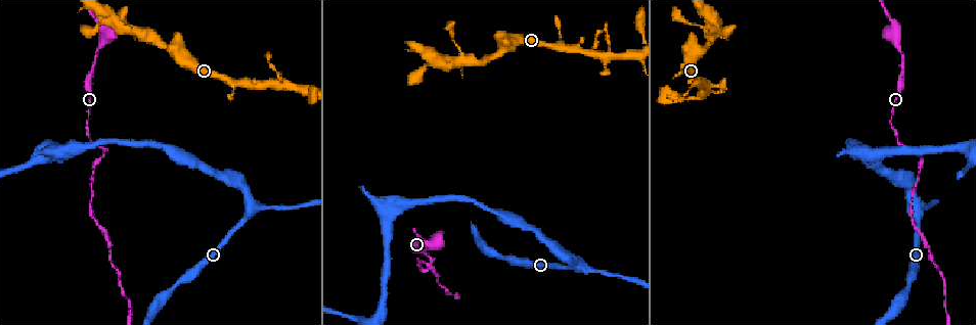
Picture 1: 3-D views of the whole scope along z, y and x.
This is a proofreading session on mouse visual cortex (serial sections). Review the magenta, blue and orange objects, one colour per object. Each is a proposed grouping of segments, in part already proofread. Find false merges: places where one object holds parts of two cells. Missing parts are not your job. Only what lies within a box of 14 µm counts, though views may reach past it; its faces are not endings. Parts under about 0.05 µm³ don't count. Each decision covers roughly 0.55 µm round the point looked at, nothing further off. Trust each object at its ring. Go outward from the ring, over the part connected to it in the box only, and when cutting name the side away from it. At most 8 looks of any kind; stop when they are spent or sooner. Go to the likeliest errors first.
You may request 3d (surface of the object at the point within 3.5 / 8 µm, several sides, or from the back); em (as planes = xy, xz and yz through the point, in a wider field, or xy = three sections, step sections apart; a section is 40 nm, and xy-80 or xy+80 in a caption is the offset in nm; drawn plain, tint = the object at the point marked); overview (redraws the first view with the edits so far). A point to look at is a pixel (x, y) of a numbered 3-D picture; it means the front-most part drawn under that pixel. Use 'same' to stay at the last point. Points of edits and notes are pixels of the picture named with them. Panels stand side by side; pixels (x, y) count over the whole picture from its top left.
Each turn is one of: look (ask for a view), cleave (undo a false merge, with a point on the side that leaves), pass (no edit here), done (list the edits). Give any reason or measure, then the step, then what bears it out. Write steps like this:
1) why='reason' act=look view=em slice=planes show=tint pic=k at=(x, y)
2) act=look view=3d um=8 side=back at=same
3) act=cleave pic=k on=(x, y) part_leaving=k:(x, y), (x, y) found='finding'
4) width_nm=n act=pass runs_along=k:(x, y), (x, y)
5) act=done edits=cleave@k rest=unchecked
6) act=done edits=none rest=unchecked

why='sharp bend' act=look view=3d um=3.5 pic=1 at=(428, 269)

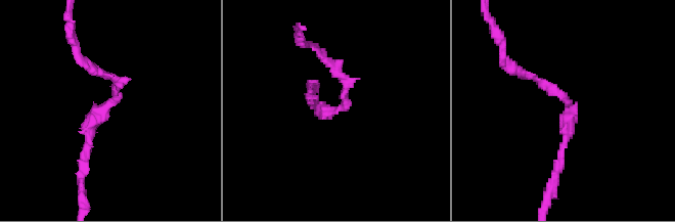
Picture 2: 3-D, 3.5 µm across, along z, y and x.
arm_widths_nm=100,150 why='need the tissue' act=look view=em slice=xy step=3 show=tint pic=2 at=(116, 100)

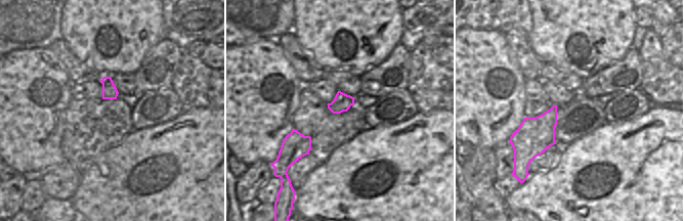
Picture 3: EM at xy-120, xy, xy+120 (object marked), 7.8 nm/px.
act=pass runs_along=2:(515, 69), (569, 103), (560, 157) found='one cell here'

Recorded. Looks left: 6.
why='three arms meet' act=look view=3d um=3.5 pic=1 at=(607, 56)

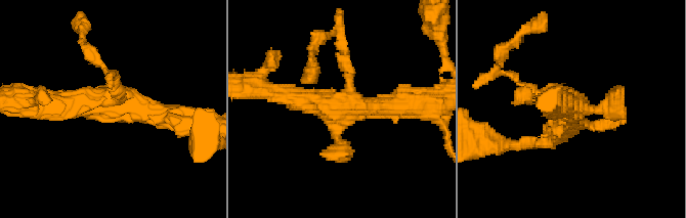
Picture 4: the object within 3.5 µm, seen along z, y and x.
act=look view=em slice=planes show=tint pic=4 at=(335, 109)

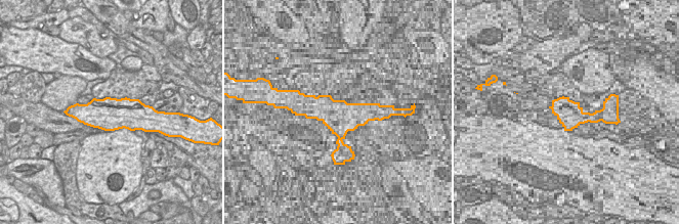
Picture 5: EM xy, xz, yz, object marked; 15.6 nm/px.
act=look view=em slice=xy step=1 show=tint at=same

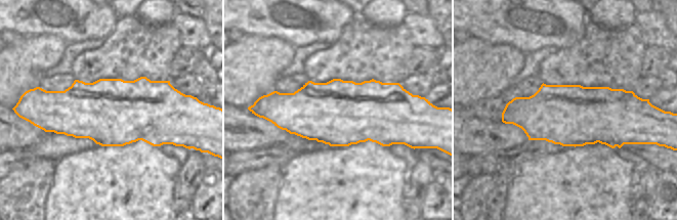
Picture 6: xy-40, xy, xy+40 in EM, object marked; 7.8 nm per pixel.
act=pass runs_along=4:(42, 100), (136, 104), (174, 117) found='all the same cell'

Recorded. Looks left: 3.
why='abrupt turn' act=look view=3d um=3.5 pic=1 at=(102, 43)

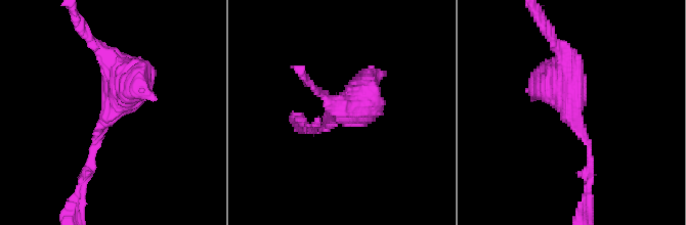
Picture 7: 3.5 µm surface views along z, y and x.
why='now the EM' act=look view=em slice=xy step=3 show=tint pic=7 at=(116, 104)

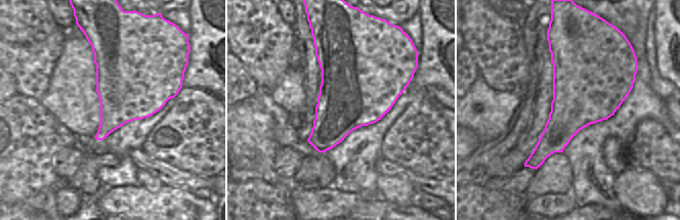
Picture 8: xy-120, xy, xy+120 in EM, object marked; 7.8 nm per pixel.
act=pass runs_along=7:(587, 142), (548, 35) found='one cell here'

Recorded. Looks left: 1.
act=done edits=none rest=unchecked

